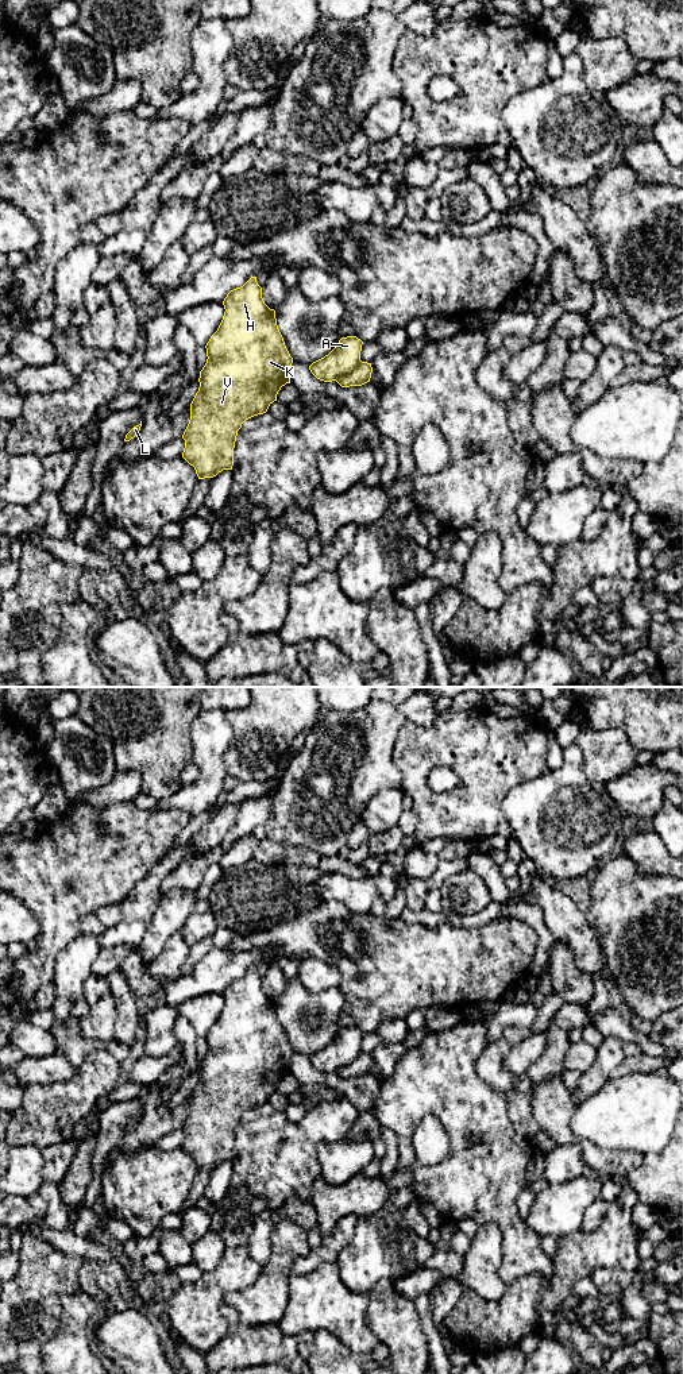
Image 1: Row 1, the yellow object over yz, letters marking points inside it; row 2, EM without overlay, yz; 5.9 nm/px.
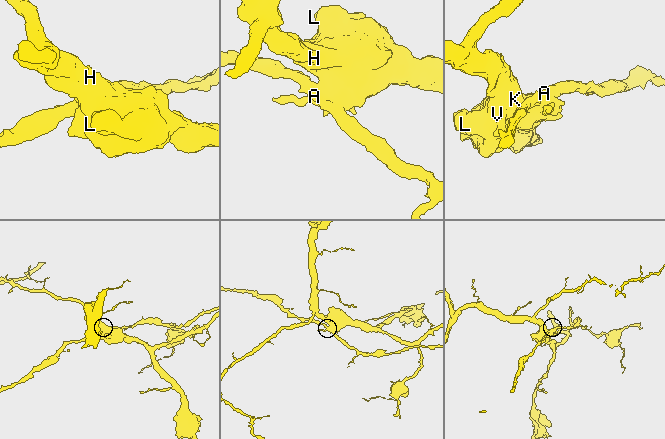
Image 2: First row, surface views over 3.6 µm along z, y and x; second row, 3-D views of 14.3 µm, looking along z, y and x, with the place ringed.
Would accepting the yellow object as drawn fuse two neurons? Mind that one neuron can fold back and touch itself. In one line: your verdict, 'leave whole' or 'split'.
split

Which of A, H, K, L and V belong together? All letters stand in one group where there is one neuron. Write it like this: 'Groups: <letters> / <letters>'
Groups: A / H K L V

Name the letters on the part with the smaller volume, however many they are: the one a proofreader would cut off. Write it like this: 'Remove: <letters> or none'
Remove: A

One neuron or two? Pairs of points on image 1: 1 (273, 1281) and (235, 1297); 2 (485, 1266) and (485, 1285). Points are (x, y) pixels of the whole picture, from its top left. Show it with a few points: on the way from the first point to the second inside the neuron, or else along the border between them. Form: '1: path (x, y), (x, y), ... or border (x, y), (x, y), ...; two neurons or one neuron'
1: path (263, 1290), (257, 1297), (244, 1297); one neuron
2: path (485, 1270), (485, 1281); one neuron

